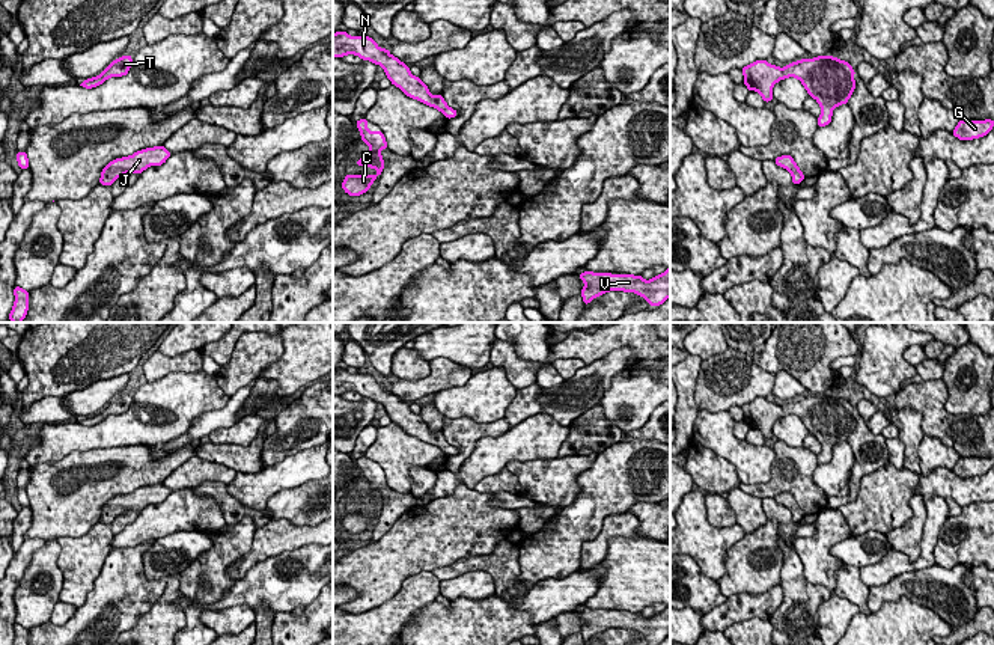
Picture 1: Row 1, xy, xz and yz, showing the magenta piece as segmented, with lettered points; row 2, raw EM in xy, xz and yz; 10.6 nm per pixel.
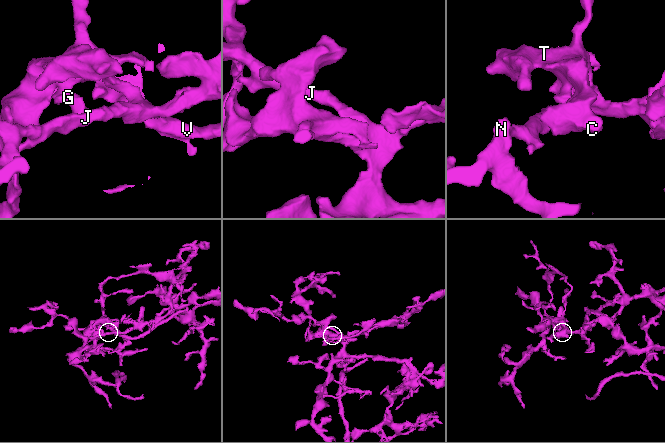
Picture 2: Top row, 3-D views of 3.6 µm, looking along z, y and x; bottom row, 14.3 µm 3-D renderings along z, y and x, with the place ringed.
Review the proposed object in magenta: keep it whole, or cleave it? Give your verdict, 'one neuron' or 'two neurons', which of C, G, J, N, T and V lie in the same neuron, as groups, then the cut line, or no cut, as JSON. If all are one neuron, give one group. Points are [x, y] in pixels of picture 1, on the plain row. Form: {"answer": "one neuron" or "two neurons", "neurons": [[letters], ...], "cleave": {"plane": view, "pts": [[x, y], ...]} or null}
{"answer": "one neuron", "neurons": [["C", "G", "J", "N", "T", "V"]], "cleave": null}

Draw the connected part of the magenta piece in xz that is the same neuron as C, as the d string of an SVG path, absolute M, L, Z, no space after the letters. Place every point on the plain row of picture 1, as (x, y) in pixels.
M363 455L355 460L360 467L361 478L370 485L370 491L364 496L355 499L358 503L369 503L370 506L377 506L377 512L346 512L342 526L349 533L360 533L369 529L372 520L381 512L384 506L384 497L381 494L381 487L389 487L386 481L386 475L383 469L369 469L367 458Z

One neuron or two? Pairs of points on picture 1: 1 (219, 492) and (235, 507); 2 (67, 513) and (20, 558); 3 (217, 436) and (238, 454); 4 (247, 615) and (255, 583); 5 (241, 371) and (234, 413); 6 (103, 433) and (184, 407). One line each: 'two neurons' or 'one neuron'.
1: one neuron
2: two neurons
3: two neurons
4: two neurons
5: two neurons
6: one neuron

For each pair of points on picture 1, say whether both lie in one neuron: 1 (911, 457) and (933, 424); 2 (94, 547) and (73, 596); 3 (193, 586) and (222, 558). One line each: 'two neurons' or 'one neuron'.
1: two neurons
2: one neuron
3: one neuron

